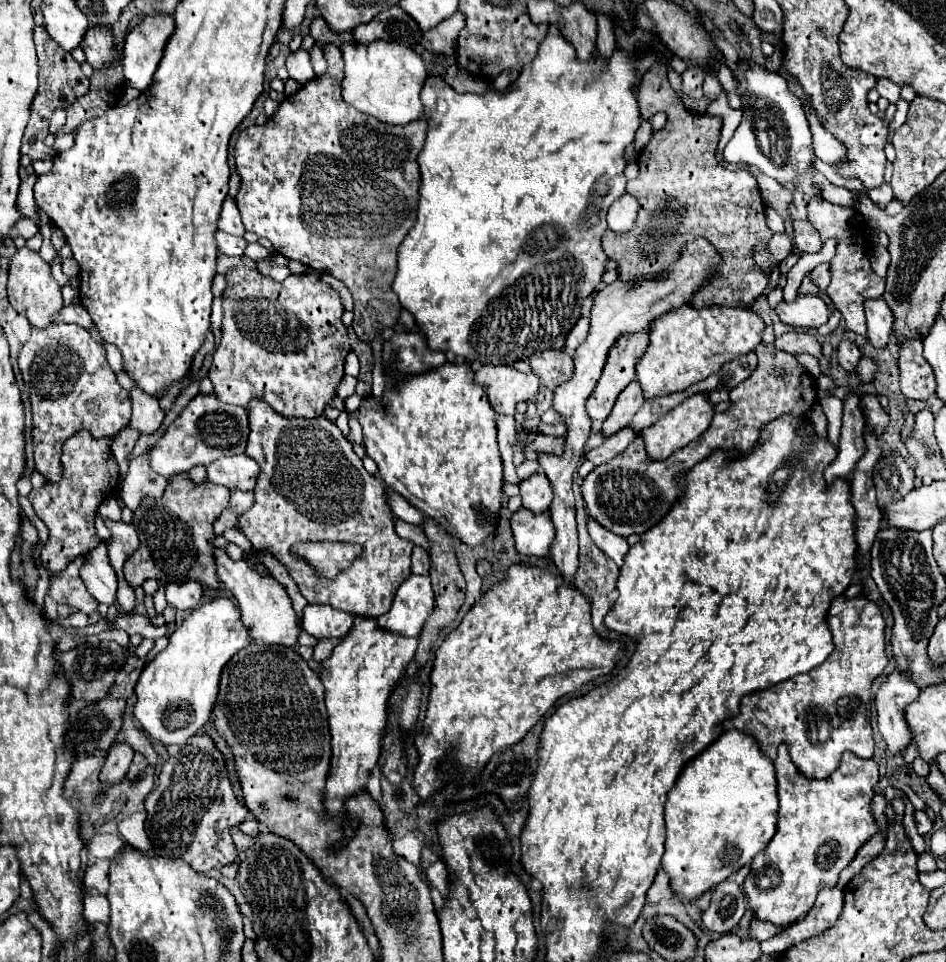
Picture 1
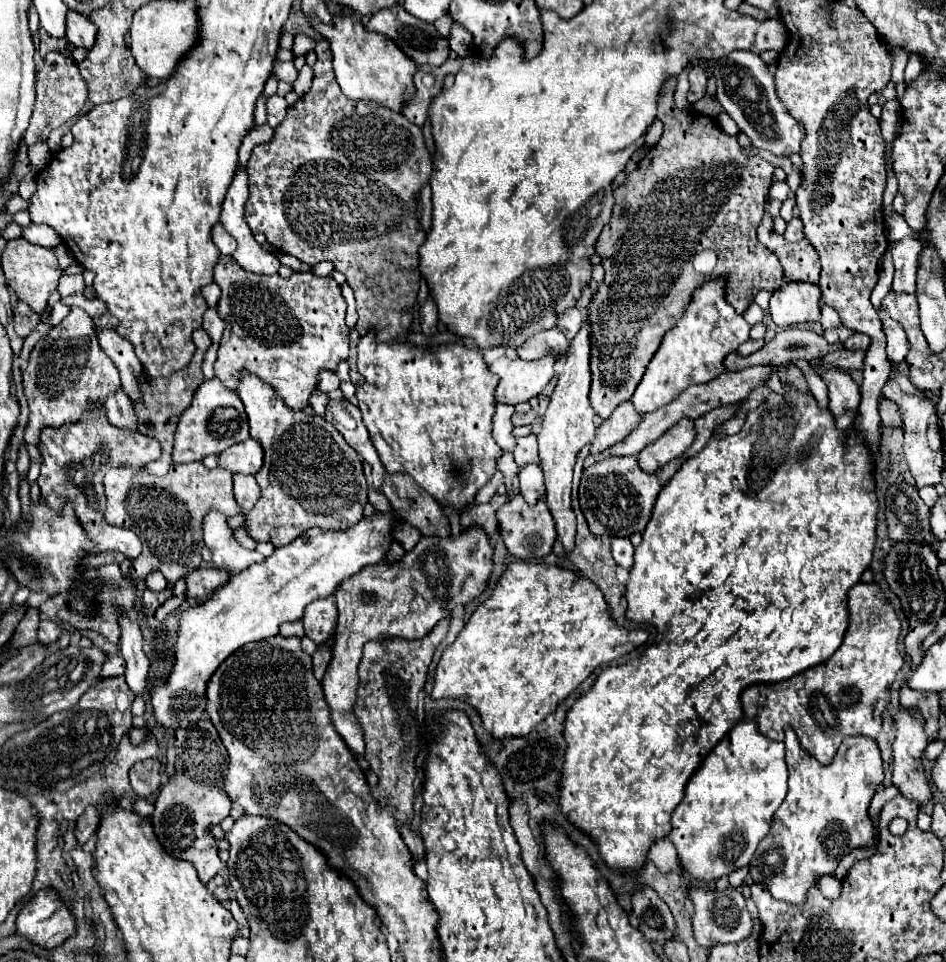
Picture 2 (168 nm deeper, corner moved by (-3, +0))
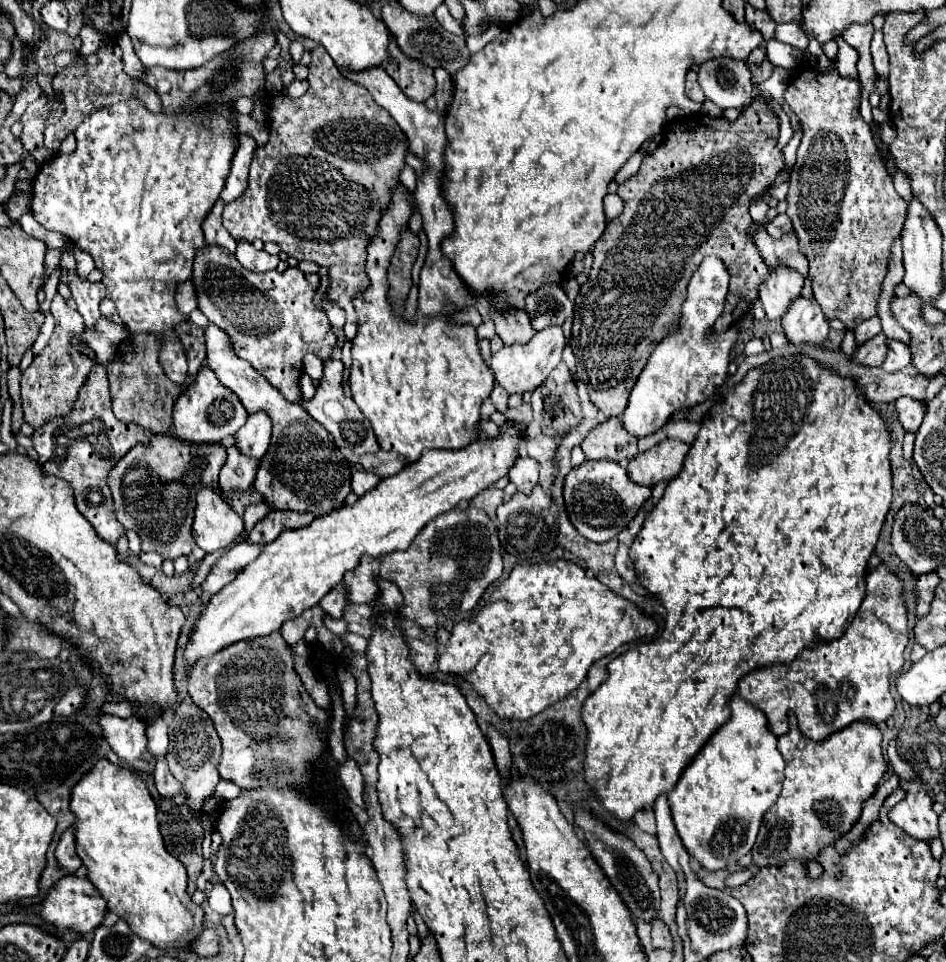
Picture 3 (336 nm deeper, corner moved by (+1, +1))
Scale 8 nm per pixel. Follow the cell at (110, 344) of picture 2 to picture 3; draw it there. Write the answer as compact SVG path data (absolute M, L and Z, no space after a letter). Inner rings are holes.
M59 267L59 271L61 271L59 281L71 289L71 297L77 303L77 311L85 319L85 327L93 329L101 317L99 303L105 297L105 285L103 283L91 283L89 279L79 277L77 271L71 271L71 269Z

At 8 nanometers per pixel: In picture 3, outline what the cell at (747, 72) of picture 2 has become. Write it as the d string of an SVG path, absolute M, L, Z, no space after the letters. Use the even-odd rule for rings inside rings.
M731 57L711 59L699 69L699 85L705 91L705 97L719 105L727 107L749 107L751 105L751 73L745 61Z

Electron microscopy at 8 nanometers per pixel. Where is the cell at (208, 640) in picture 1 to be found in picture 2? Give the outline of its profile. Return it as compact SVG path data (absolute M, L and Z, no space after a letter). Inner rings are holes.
M377 512L347 530L311 528L297 542L275 548L265 562L251 564L241 574L233 574L209 600L187 608L177 626L173 670L165 680L153 680L151 704L157 724L171 732L197 724L205 712L205 690L217 666L247 642L275 636L283 622L303 618L309 602L331 596L341 582L361 568L381 562L393 540L391 528L397 520L395 512Z

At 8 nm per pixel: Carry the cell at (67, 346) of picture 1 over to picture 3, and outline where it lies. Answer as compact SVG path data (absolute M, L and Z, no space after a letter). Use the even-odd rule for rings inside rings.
M55 293L51 301L51 313L55 317L55 333L49 341L49 345L43 349L41 355L33 359L33 363L23 371L21 375L21 405L25 411L25 421L33 425L35 429L47 423L49 419L57 415L67 415L73 401L77 399L79 387L85 383L87 375L93 369L93 361L89 357L83 357L69 341L71 337L81 337L85 331L85 323L81 321L81 315L67 307L65 299Z

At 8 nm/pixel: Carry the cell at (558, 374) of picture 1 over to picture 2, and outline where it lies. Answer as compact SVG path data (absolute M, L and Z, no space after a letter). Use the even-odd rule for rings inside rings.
M551 328L547 332L535 334L533 338L527 338L525 344L517 350L517 354L523 360L537 360L545 354L553 354L555 360L561 360L569 354L569 340L561 334L561 330Z

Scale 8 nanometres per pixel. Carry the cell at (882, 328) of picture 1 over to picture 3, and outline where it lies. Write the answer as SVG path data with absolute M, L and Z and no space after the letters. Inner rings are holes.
M889 341L889 353L887 353L887 359L883 363L883 369L893 373L893 371L899 371L903 367L907 367L911 363L911 353L909 353L909 347L899 343L899 341Z

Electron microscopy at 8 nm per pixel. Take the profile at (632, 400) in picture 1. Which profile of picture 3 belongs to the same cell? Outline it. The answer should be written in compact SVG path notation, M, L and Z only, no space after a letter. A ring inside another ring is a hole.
M611 417L605 423L599 423L587 439L581 443L585 459L611 459L621 463L623 459L631 461L637 455L637 439L625 433L621 421Z

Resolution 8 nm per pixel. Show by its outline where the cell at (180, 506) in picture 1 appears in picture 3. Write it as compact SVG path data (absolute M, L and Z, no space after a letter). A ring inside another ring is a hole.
M173 433L167 435L151 435L149 445L135 445L109 473L109 487L115 499L115 515L125 529L137 529L143 539L143 553L155 551L163 559L175 559L179 555L189 555L193 545L191 523L195 511L195 497L199 487L217 485L219 471L225 465L227 453L221 443L217 445L185 445L185 441L177 441Z

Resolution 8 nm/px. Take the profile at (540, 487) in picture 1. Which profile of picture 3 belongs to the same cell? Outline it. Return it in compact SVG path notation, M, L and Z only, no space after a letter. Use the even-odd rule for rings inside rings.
M517 459L509 471L509 481L525 495L539 483L539 463L535 459Z

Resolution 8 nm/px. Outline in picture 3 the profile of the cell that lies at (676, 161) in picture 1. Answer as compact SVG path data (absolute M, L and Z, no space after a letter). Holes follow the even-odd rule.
M753 101L753 105L749 105L749 109L745 109L735 121L727 121L723 117L707 117L703 113L697 113L697 115L689 115L683 119L683 123L671 123L667 127L667 133L665 133L665 141L661 143L661 147L653 153L653 155L647 155L641 163L641 169L637 175L633 175L631 179L627 179L623 185L619 185L617 193L619 197L623 199L625 207L623 207L623 213L605 229L605 233L601 235L601 239L595 243L595 249L593 249L593 255L595 255L595 261L591 265L591 271L589 271L589 279L581 285L577 297L575 297L575 321L573 321L573 335L571 335L571 349L575 353L575 359L577 359L577 379L581 383L585 383L589 387L589 397L591 401L607 415L607 417L621 417L625 407L627 407L627 399L629 399L629 393L639 377L639 373L643 371L651 351L655 349L657 343L661 343L671 331L677 329L677 321L679 321L679 315L681 315L681 305L683 305L683 299L685 299L685 293L687 293L687 283L695 271L695 267L699 267L699 263L703 261L703 257L707 255L717 255L719 259L723 259L723 263L727 265L727 271L731 275L731 281L729 281L729 293L727 293L727 329L729 325L733 325L737 319L741 319L743 315L749 313L751 309L751 303L757 299L757 289L759 285L765 281L765 277L769 275L769 267L763 263L753 239L747 235L747 229L749 225L753 223L751 215L749 215L749 203L755 195L767 191L773 183L775 183L775 177L781 173L781 169L785 167L785 159L783 159L783 153L781 149L777 149L777 137L779 137L779 117L767 107L767 103L763 101Z

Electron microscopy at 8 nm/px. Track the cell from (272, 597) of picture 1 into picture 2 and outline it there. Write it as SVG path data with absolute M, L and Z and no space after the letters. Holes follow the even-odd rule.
M209 512L203 520L203 536L213 554L213 564L221 570L229 570L229 574L237 574L251 564L263 562L265 556L261 556L257 550L245 550L233 538L233 530L225 520L227 518L219 512Z

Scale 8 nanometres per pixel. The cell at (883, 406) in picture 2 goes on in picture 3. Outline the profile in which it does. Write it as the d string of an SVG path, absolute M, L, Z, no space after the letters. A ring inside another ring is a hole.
M899 397L895 401L895 409L899 415L899 421L903 425L905 431L917 431L921 421L923 421L923 413L925 413L925 403L917 401L913 397Z

